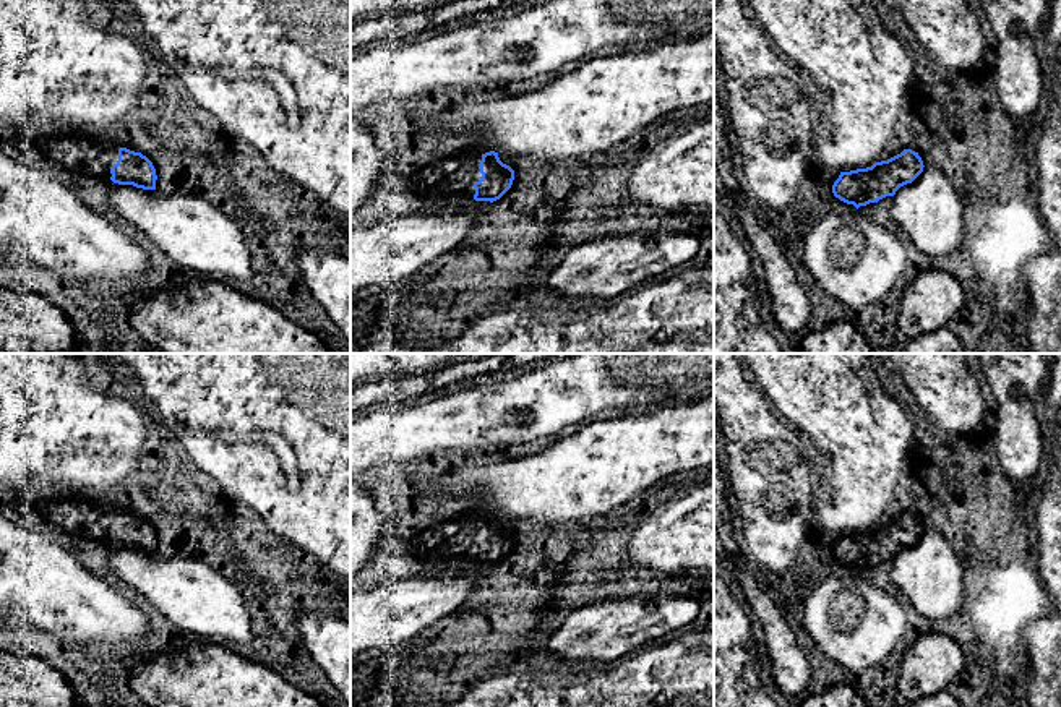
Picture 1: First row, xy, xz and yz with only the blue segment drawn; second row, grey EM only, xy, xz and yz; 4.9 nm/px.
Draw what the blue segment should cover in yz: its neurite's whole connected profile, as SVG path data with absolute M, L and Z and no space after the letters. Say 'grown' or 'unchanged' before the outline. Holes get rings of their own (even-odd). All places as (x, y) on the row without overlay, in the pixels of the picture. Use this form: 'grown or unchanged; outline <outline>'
grown; outline M889 508L871 530L840 535L832 556L874 585L892 590L896 585L891 579L891 568L896 555L912 546L923 530L918 516Z

